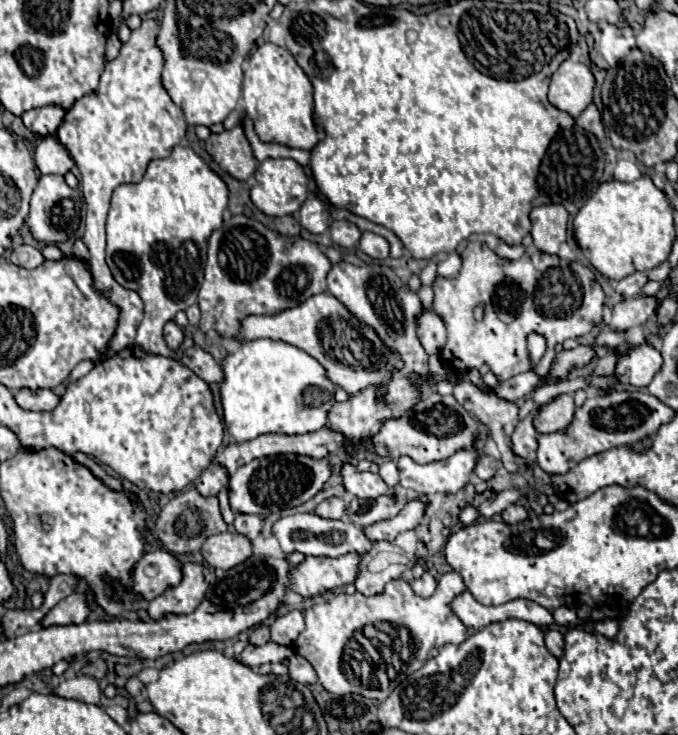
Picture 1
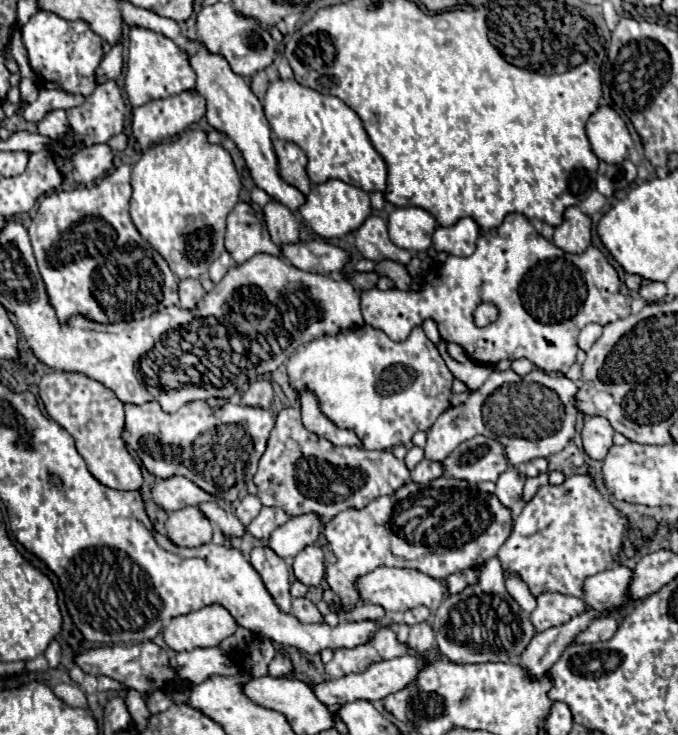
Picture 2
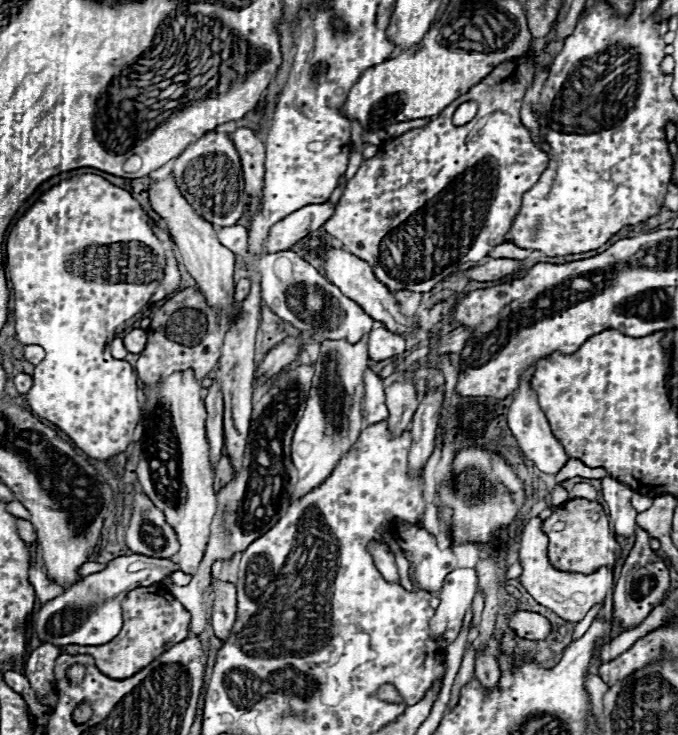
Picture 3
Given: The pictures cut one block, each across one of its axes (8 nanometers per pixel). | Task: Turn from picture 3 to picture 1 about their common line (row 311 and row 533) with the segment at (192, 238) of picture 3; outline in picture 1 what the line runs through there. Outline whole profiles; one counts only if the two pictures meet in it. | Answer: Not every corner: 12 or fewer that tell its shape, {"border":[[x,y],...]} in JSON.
{"border":[[238,532],[208,536],[202,556],[212,568],[234,568],[252,554]]}

